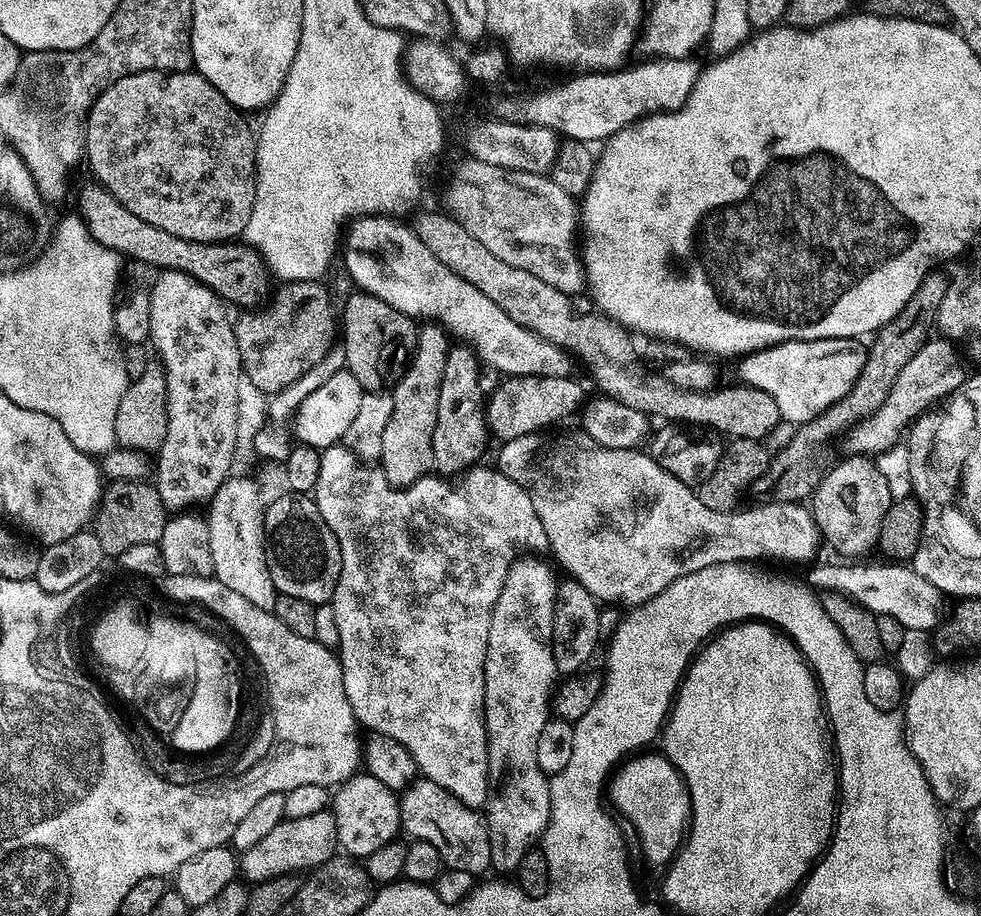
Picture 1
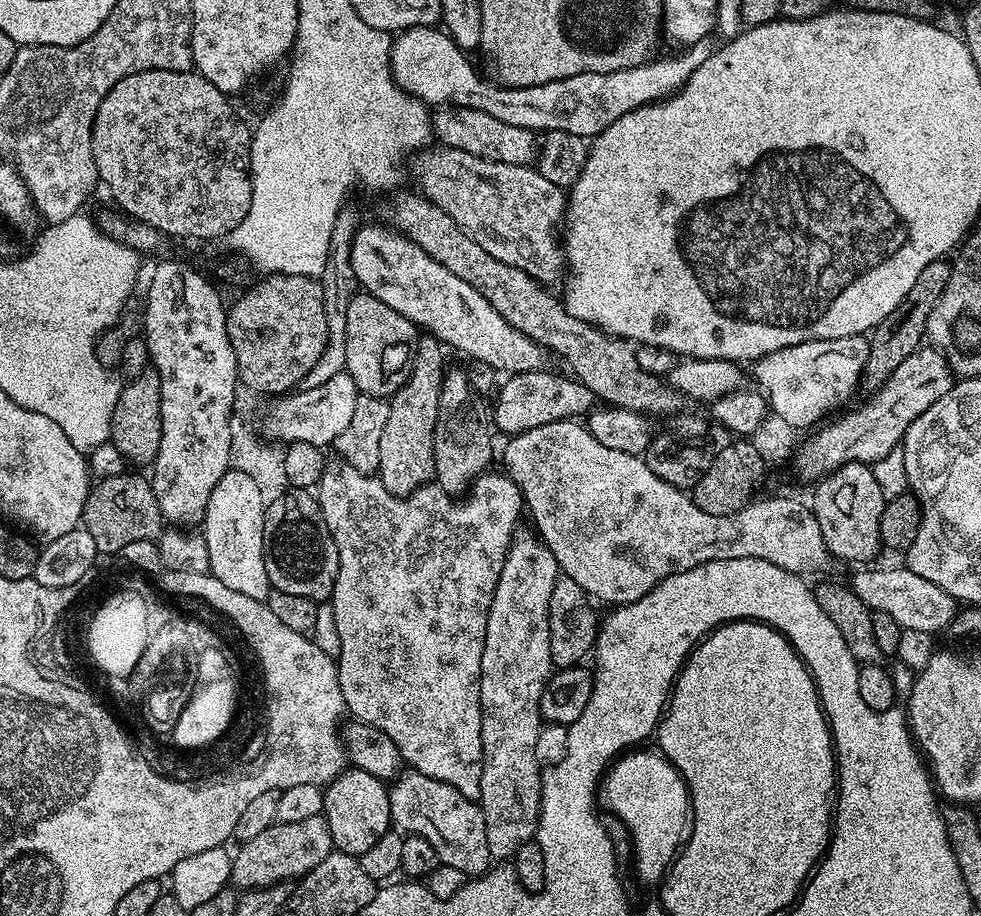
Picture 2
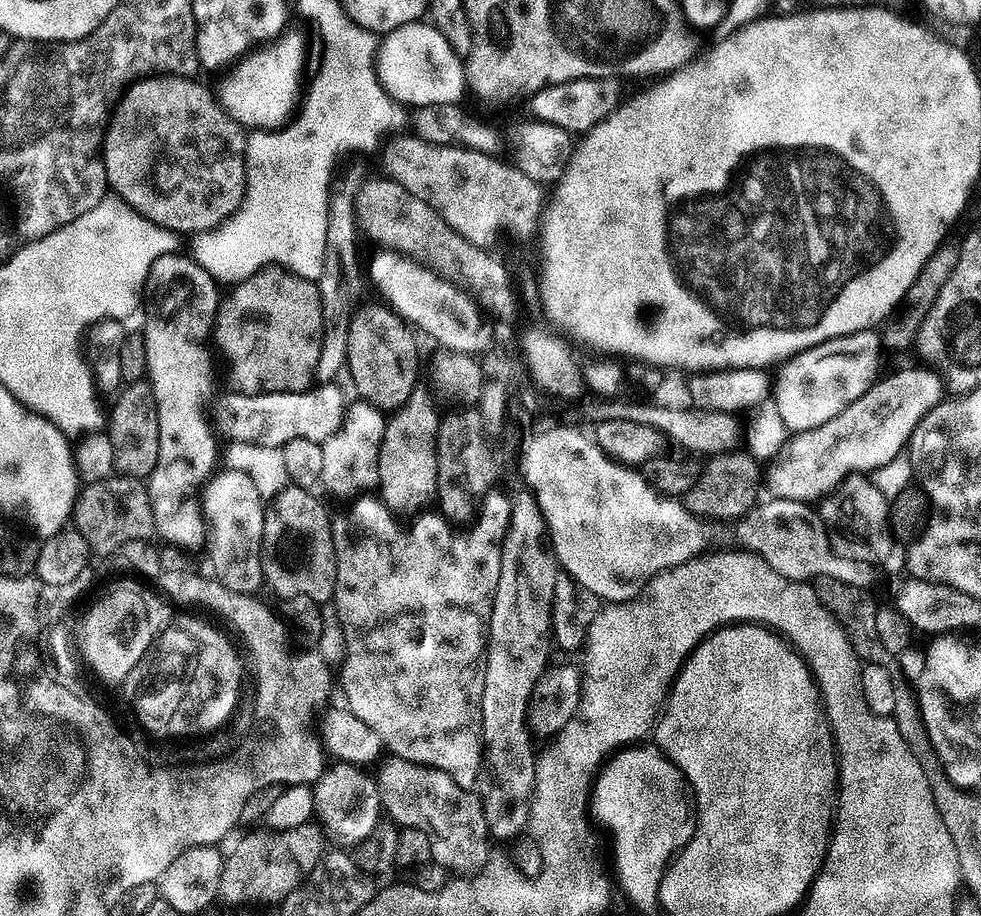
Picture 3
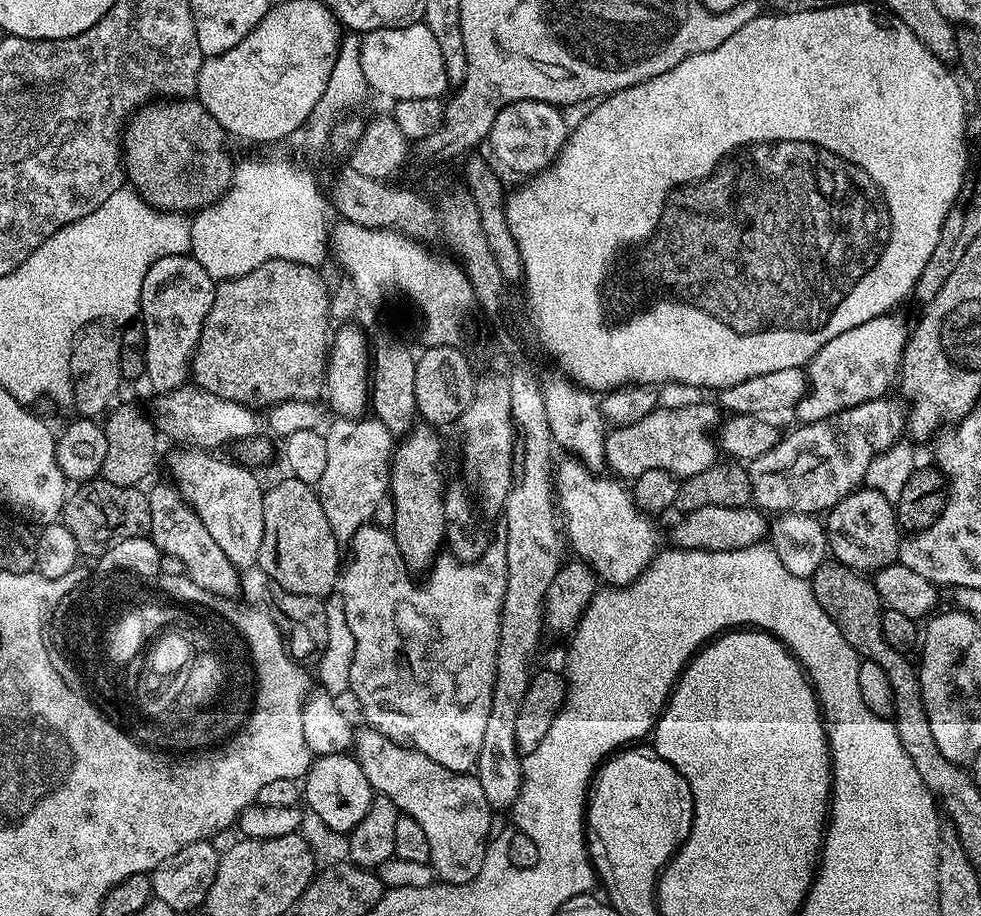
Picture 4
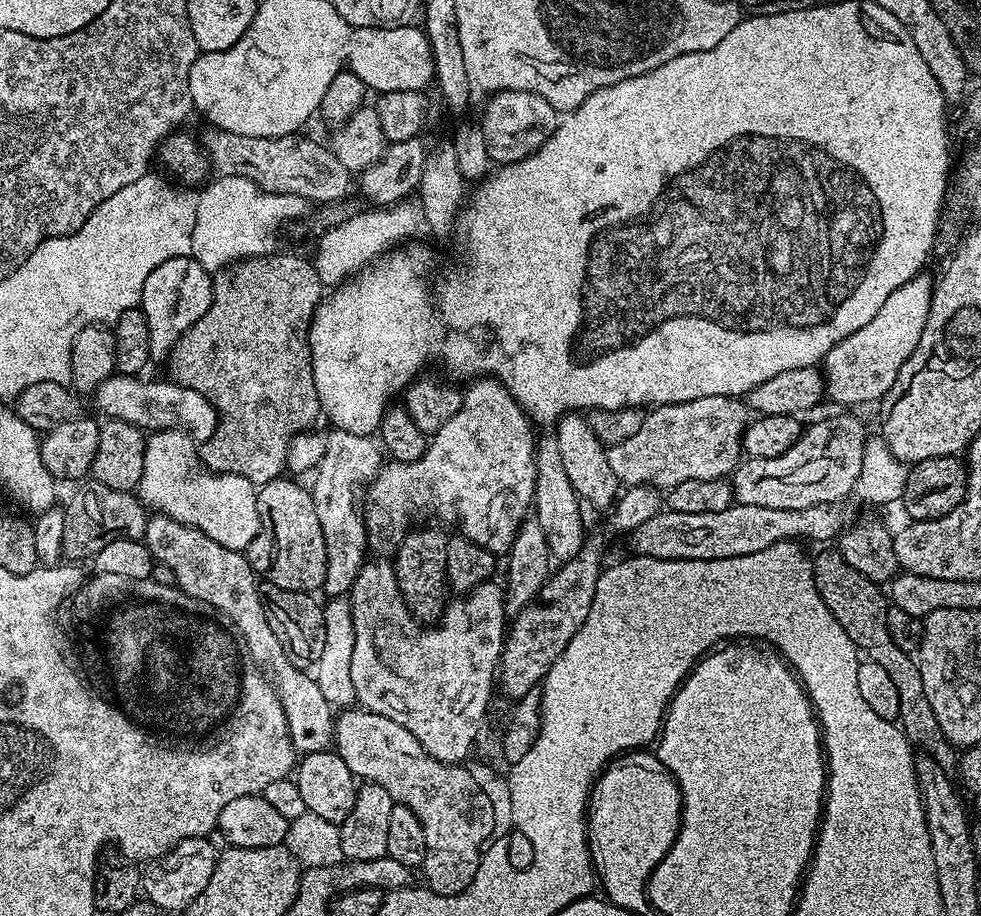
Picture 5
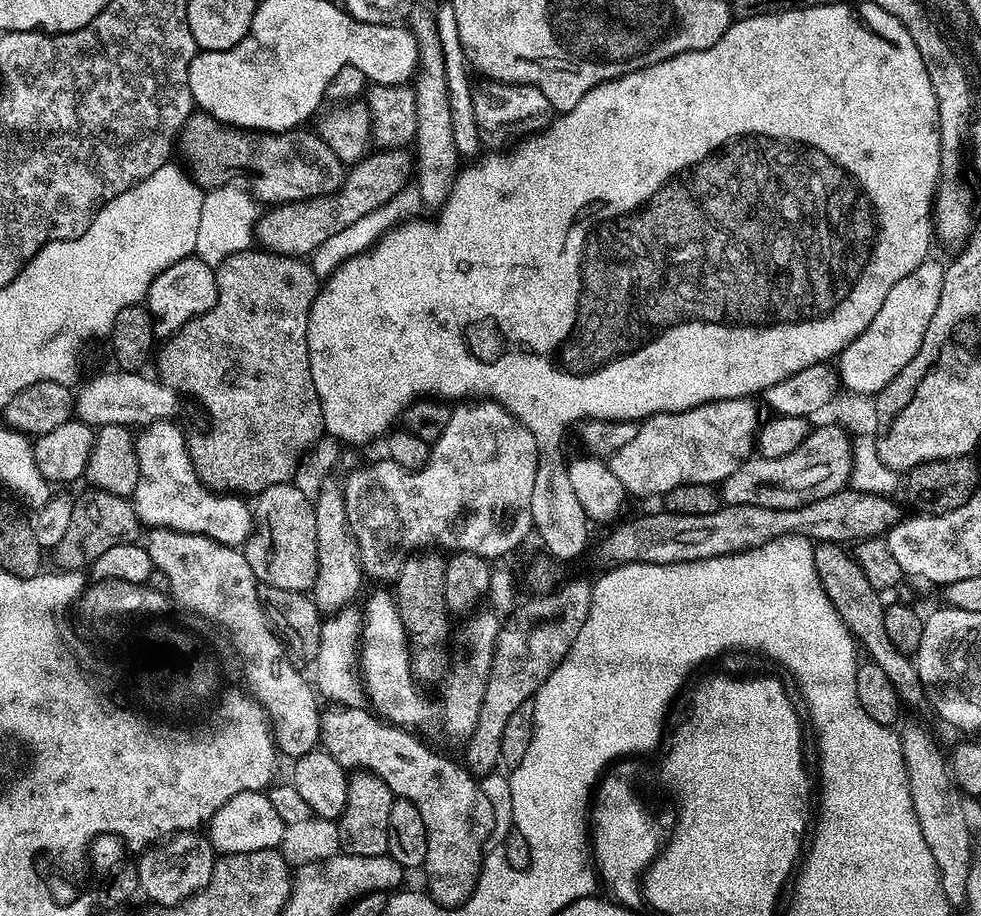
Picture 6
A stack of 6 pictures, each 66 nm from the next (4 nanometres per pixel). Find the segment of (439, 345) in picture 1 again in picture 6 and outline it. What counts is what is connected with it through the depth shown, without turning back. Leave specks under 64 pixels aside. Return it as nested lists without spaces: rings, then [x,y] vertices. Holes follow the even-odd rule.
[[[412,554],[401,563],[400,572],[394,581],[394,599],[398,614],[401,616],[402,626],[405,628],[407,641],[411,651],[411,670],[417,681],[445,679],[444,671],[448,668],[448,652],[444,643],[448,640],[448,620],[450,613],[446,606],[446,566],[447,559],[443,555]]]

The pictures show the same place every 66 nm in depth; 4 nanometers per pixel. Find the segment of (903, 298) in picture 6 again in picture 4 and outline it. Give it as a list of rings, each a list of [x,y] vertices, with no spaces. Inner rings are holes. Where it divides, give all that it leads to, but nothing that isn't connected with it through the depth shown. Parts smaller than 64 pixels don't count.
[[[897,314],[870,318],[870,322],[862,322],[862,326],[854,326],[854,330],[846,330],[846,334],[833,334],[830,342],[814,354],[814,358],[806,365],[808,377],[808,392],[796,403],[794,415],[800,424],[818,422],[822,418],[830,418],[836,412],[858,406],[862,402],[879,400],[892,383],[897,383],[898,373],[904,362],[904,348],[908,345],[910,335],[909,325],[904,325],[904,320]]]

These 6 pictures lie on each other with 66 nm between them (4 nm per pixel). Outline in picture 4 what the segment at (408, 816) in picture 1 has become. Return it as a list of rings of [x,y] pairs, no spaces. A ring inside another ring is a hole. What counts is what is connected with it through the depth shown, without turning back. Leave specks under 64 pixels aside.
[[[365,727],[365,732],[357,731],[354,736],[354,755],[356,761],[362,766],[362,770],[366,774],[366,778],[370,782],[373,793],[388,796],[390,802],[394,802],[394,806],[400,809],[401,813],[410,818],[414,818],[414,822],[418,822],[418,826],[422,826],[422,831],[426,834],[426,842],[430,842],[430,863],[432,871],[443,883],[449,886],[466,886],[478,874],[478,870],[482,870],[482,862],[485,856],[489,855],[488,848],[488,831],[492,828],[492,815],[494,809],[492,803],[486,798],[486,794],[482,790],[479,779],[475,775],[465,774],[462,772],[451,772],[446,770],[446,766],[438,766],[438,762],[434,762],[434,758],[426,758],[426,754],[422,754],[417,748],[411,747],[399,740],[392,740],[386,734],[376,731],[375,728]]]

